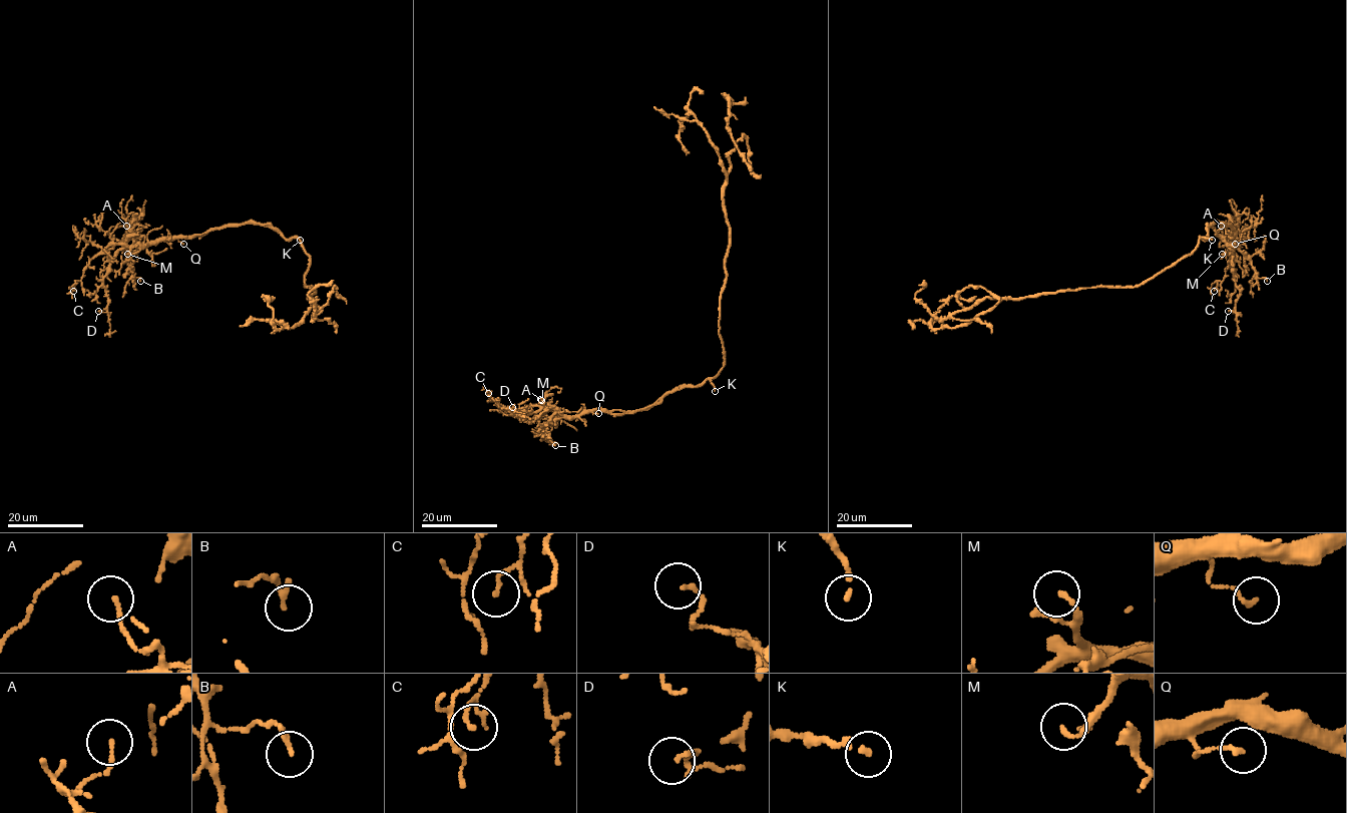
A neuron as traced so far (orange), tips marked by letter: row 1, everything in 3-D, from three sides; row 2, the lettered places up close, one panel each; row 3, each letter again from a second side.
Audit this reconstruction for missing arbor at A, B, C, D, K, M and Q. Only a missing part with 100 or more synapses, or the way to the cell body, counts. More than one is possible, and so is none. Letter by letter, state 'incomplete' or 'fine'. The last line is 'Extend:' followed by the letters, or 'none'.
A: fine
B: fine
C: fine
D: fine
K: incomplete
M: fine
Q: fine
Extend: K

